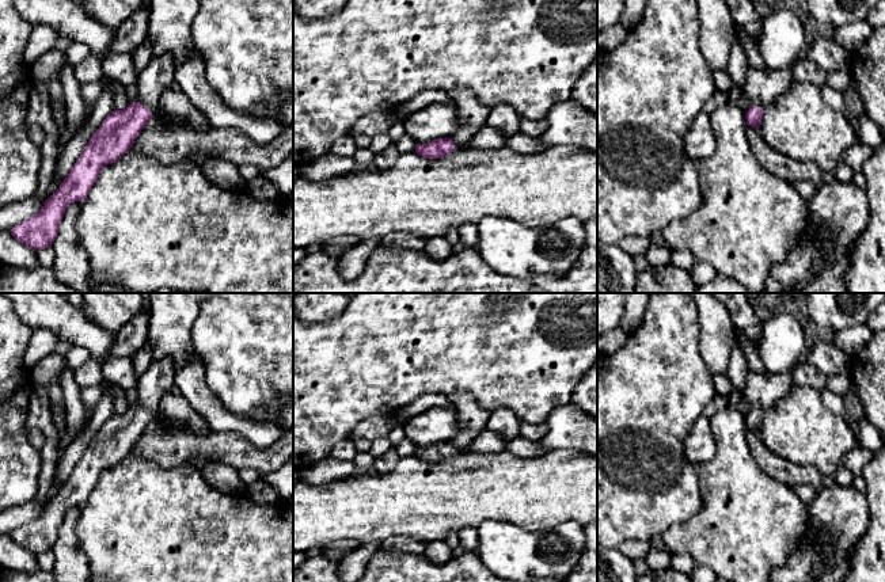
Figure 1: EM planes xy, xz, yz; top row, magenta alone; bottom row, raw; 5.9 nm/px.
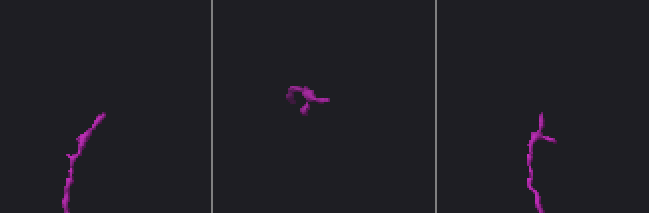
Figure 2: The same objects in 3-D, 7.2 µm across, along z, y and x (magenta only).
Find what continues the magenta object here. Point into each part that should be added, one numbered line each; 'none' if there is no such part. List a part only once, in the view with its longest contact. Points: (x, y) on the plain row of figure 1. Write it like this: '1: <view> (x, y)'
1: xy (159, 379)

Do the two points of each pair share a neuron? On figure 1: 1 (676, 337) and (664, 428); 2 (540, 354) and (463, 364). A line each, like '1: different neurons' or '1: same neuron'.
1: same neuron
2: same neuron

